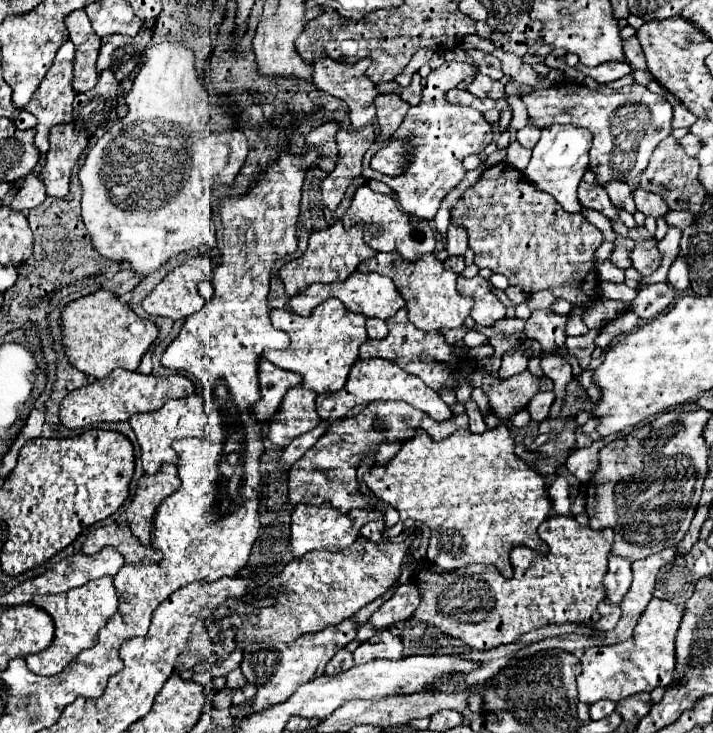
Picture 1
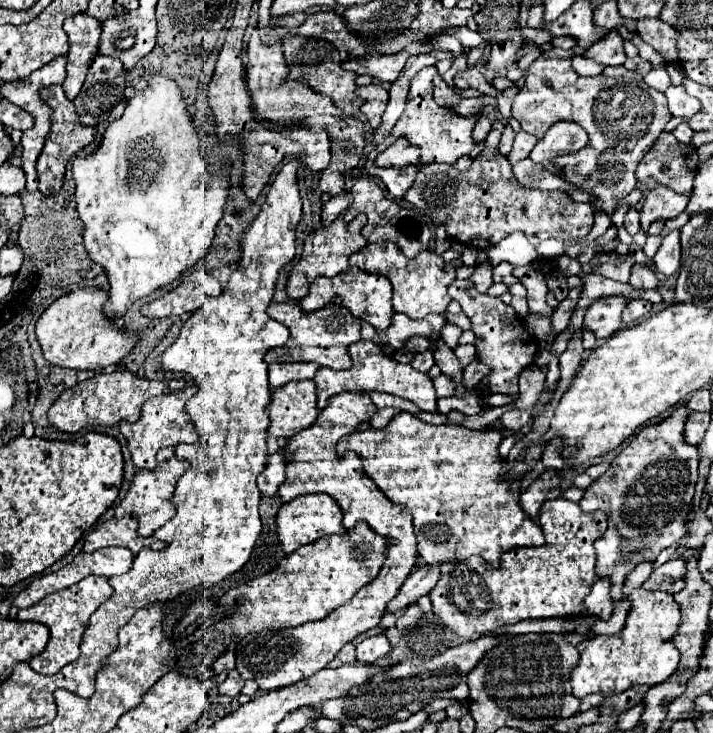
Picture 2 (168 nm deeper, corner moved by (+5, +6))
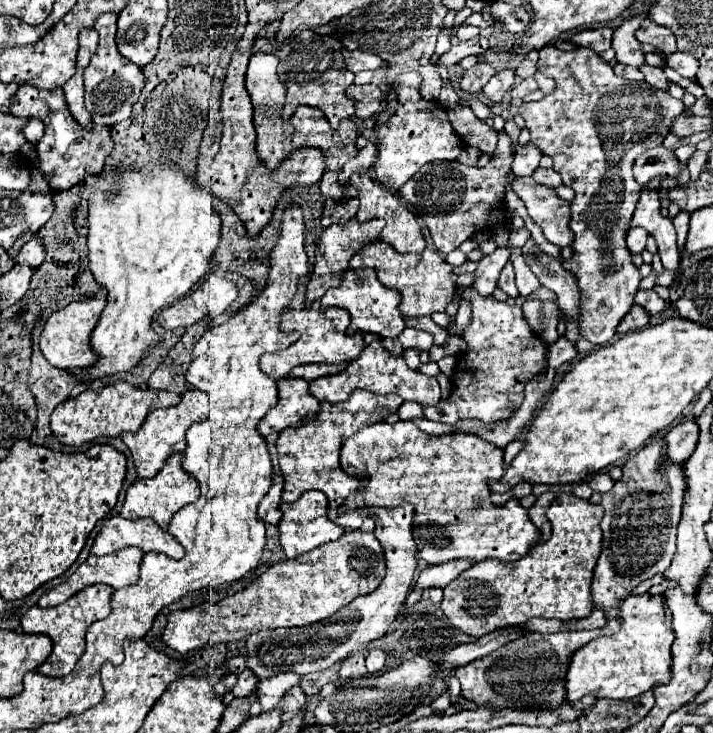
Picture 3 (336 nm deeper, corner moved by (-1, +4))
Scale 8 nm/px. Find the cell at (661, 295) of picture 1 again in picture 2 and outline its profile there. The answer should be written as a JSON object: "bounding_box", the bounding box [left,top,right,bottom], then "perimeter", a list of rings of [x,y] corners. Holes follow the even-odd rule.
{"bounding_box":[623,299,653,325],"perimeter":[[[631,299],[631,301],[627,303],[627,307],[625,307],[623,323],[625,323],[625,325],[637,323],[637,321],[643,319],[645,315],[649,315],[651,307],[653,307],[653,305],[651,305],[649,301],[645,301],[645,299]]]}

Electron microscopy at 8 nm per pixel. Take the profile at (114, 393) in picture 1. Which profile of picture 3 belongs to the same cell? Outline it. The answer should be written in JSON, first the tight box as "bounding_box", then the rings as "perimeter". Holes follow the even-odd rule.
{"bounding_box":[51,381,179,447],"perimeter":[[[125,381],[105,385],[101,389],[87,389],[75,399],[63,401],[55,407],[51,415],[51,431],[63,445],[79,447],[83,443],[91,443],[97,437],[119,437],[129,431],[139,431],[145,421],[145,415],[155,409],[167,409],[179,403],[177,393],[157,391],[157,389],[139,389]]]}

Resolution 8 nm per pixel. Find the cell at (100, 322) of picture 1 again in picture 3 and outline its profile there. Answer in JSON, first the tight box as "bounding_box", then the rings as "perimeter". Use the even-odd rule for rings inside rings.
{"bounding_box":[41,297,105,371],"perimeter":[[[95,297],[95,299],[83,299],[77,303],[71,303],[69,307],[53,313],[41,333],[41,351],[45,359],[65,371],[79,371],[85,367],[91,367],[97,361],[97,355],[89,347],[89,335],[95,329],[101,311],[105,309],[105,299]]]}

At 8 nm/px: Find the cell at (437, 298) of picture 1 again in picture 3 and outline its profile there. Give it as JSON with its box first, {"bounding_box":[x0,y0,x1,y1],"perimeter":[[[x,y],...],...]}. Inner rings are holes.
{"bounding_box":[359,239,457,317],"perimeter":[[[377,239],[367,243],[359,251],[359,255],[365,267],[373,267],[377,271],[377,277],[385,287],[397,289],[401,293],[399,311],[403,317],[421,317],[431,315],[435,311],[445,311],[445,307],[453,299],[457,275],[453,273],[453,267],[437,251],[425,249],[421,257],[415,257],[411,253],[401,255],[389,243]]]}

